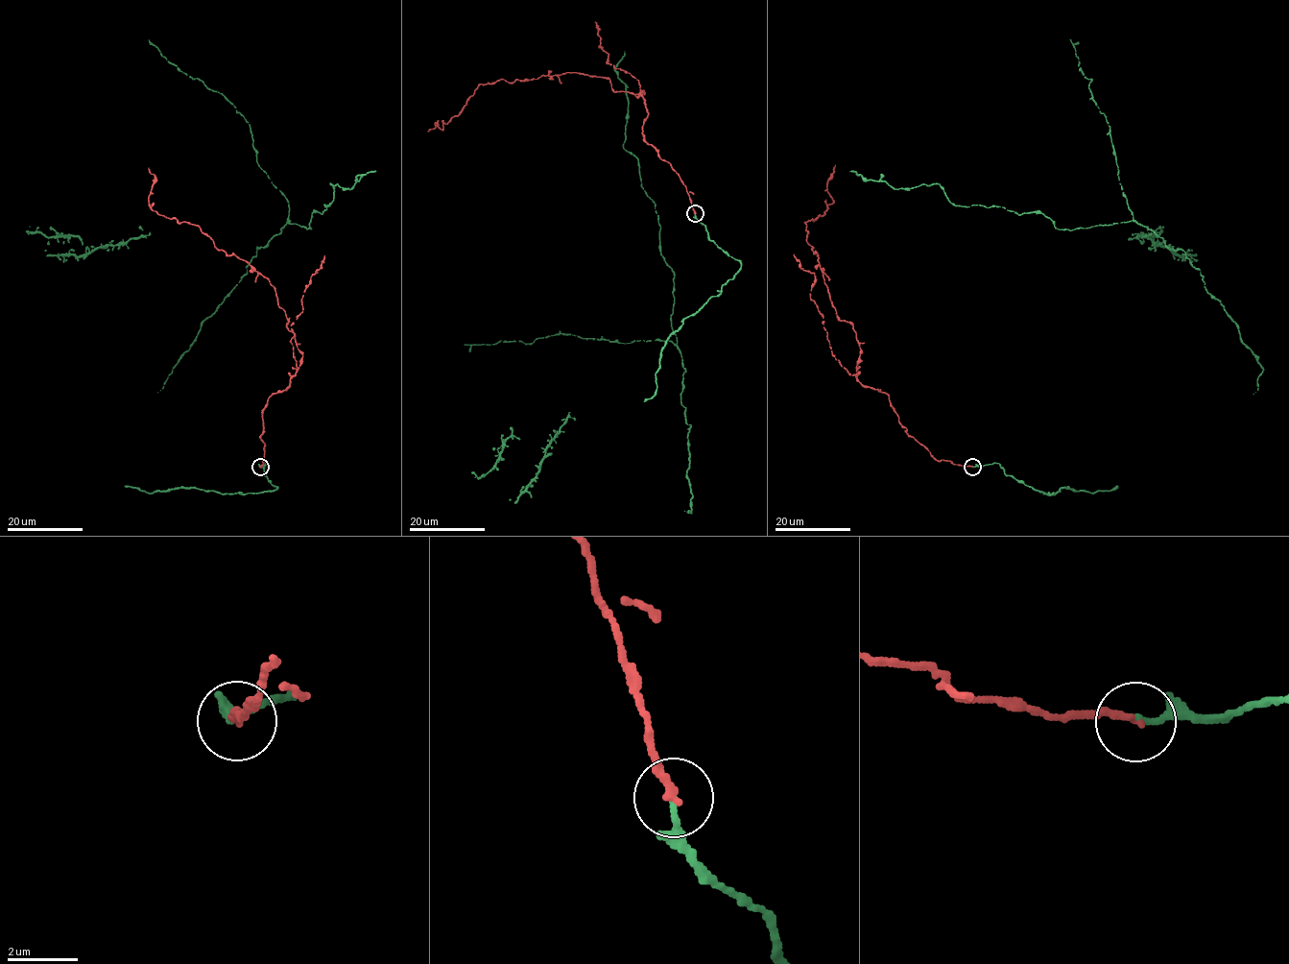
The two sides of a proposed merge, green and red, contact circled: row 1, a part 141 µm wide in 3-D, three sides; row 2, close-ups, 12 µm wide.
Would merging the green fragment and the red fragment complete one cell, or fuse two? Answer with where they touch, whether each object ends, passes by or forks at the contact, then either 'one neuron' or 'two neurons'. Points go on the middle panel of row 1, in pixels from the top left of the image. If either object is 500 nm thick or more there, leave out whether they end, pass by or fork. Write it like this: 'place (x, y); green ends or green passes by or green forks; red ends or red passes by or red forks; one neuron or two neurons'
place (695, 213); green ends; red ends; one neuron

